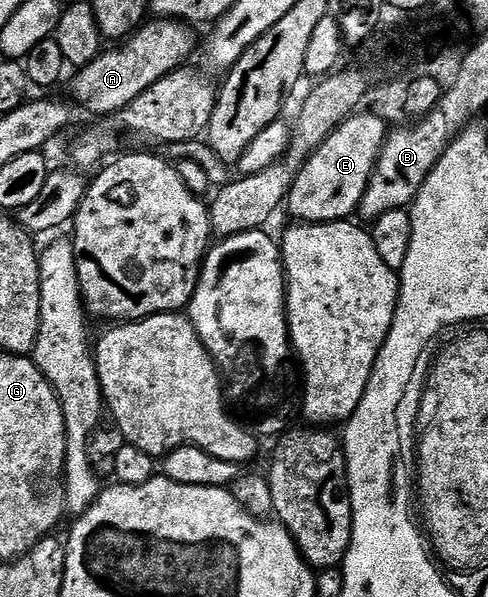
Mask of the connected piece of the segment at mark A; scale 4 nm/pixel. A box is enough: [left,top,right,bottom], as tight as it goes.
[71,18,197,115]

